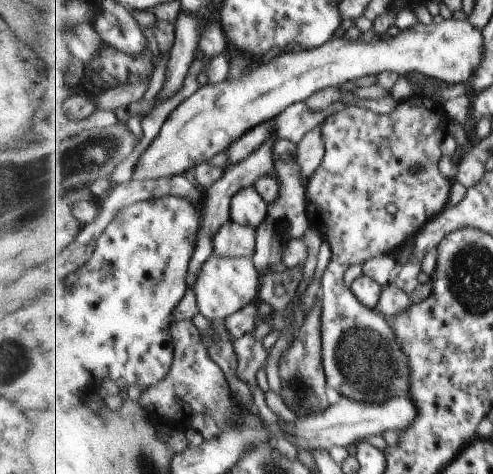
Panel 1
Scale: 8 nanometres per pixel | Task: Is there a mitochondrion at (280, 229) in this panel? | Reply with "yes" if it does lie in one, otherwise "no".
yes

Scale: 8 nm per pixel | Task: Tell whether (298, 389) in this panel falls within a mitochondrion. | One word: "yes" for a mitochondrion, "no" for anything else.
yes

